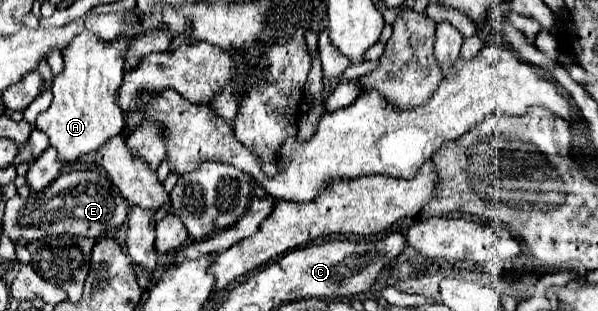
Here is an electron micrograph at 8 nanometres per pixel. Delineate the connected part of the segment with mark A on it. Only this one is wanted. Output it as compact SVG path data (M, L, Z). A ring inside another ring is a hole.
M83 30L77 34L65 48L63 48L63 72L53 78L53 102L51 106L37 116L37 128L47 132L51 146L57 150L61 162L77 162L81 154L93 152L99 146L103 146L111 136L123 132L123 112L115 102L117 88L121 84L123 76L123 62L125 62L125 52L129 50L131 38L119 36L117 40L105 42L97 36L93 36L89 30Z

